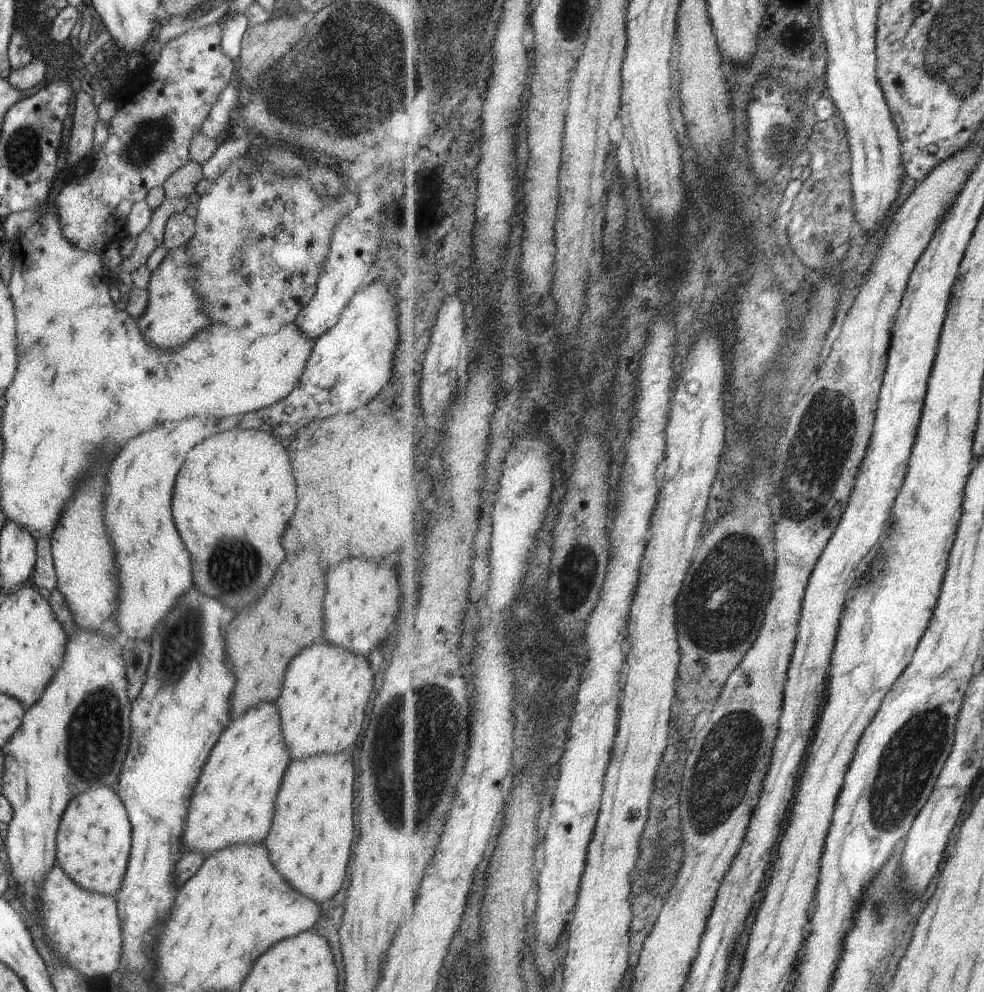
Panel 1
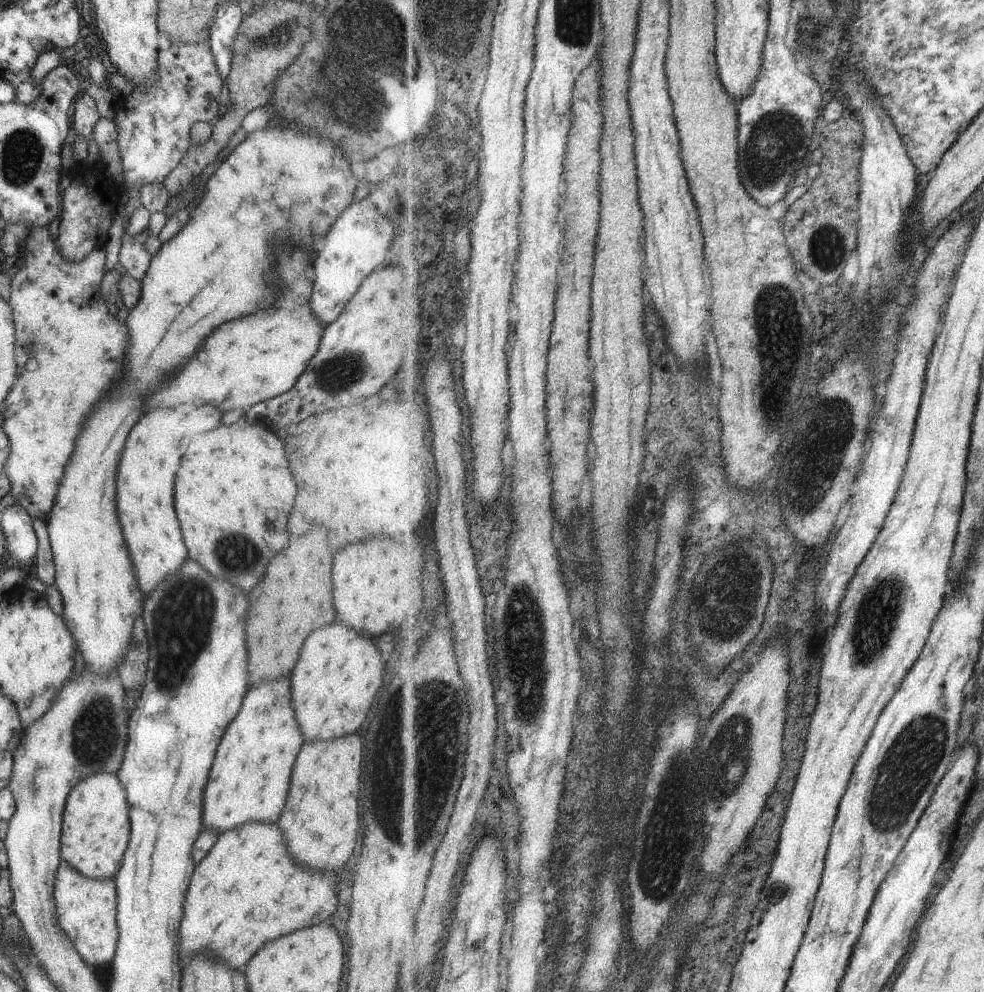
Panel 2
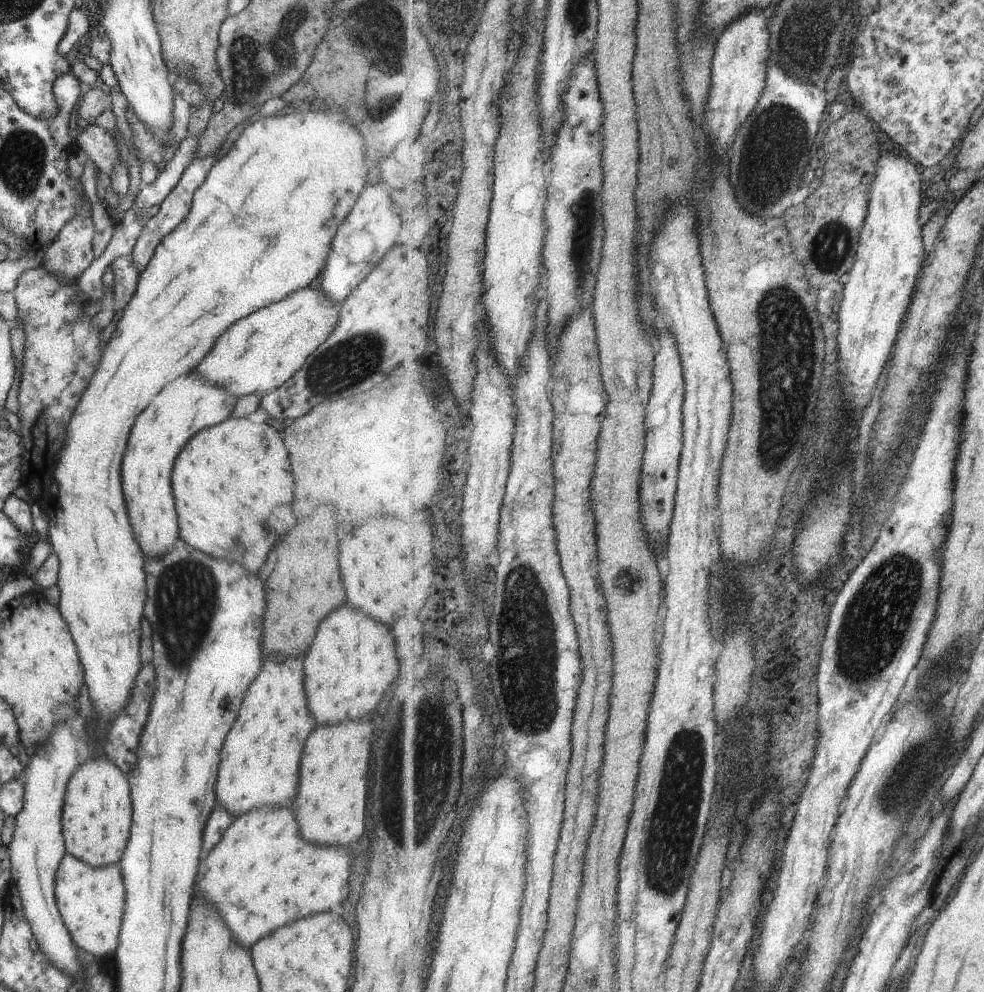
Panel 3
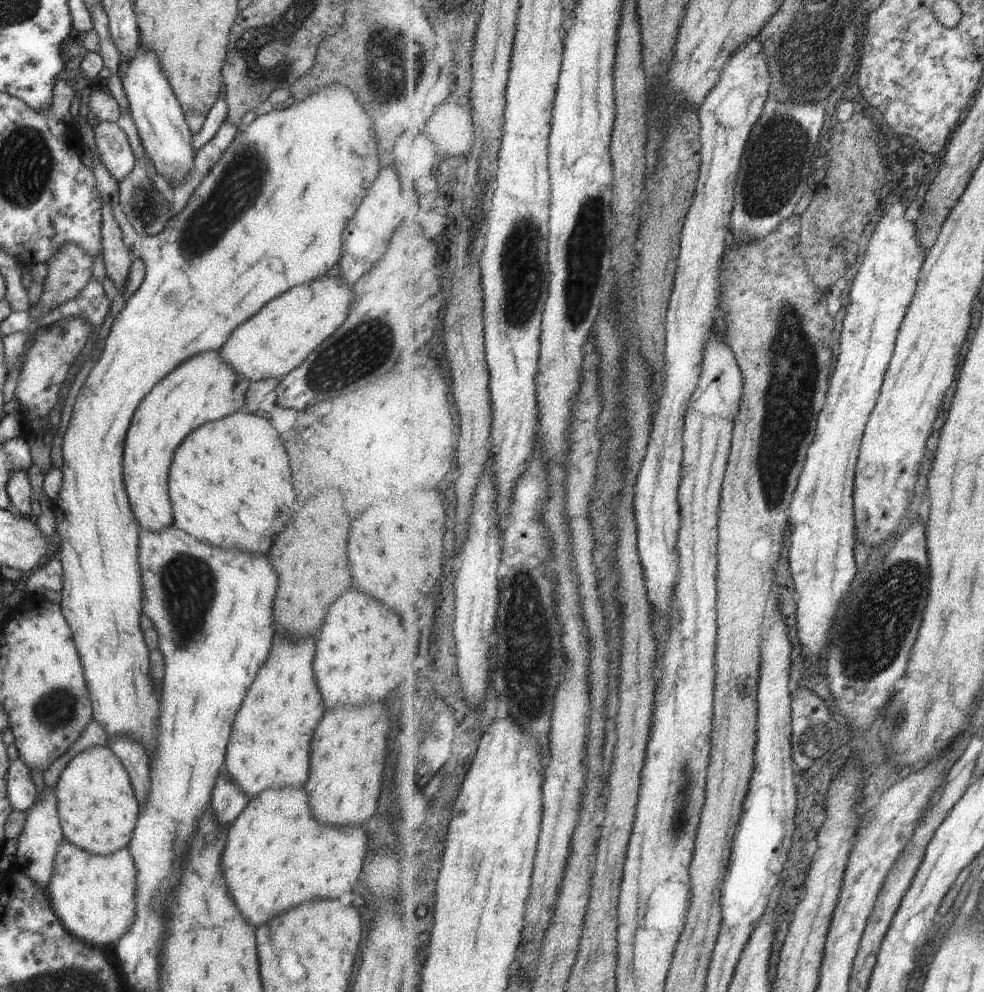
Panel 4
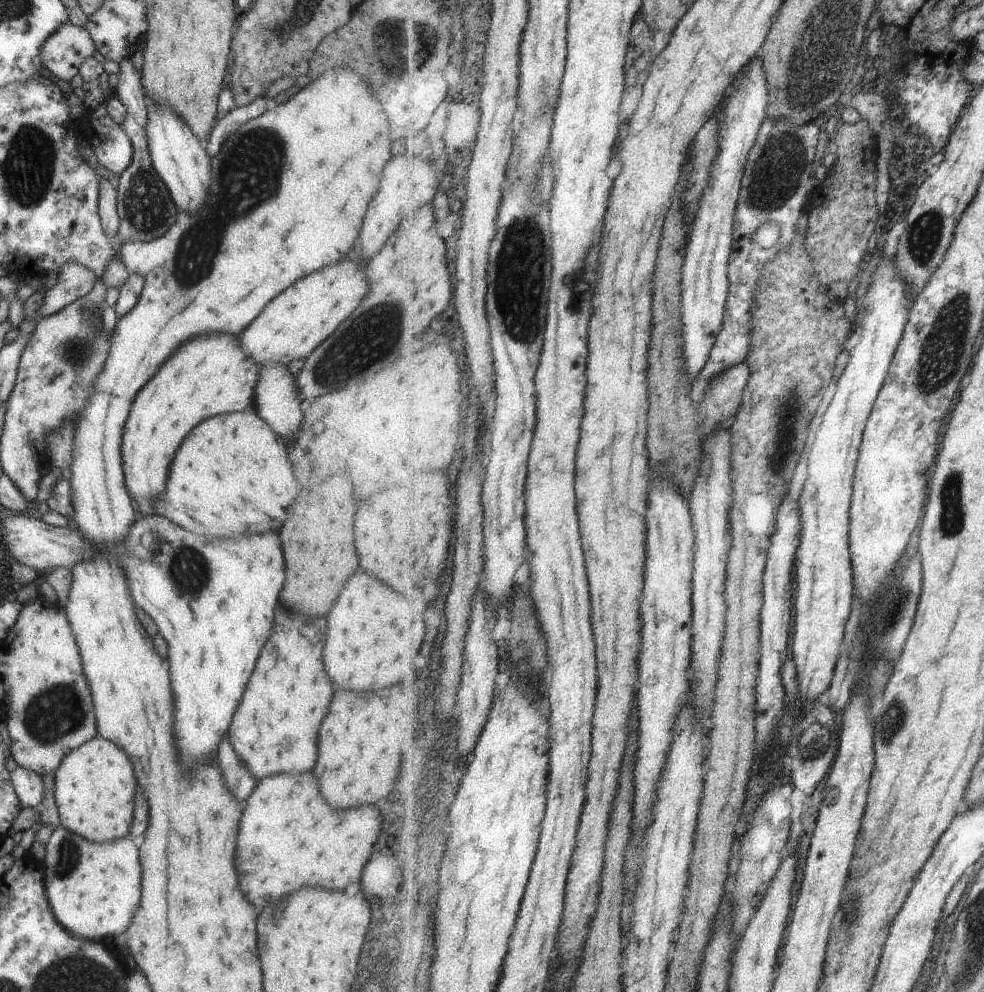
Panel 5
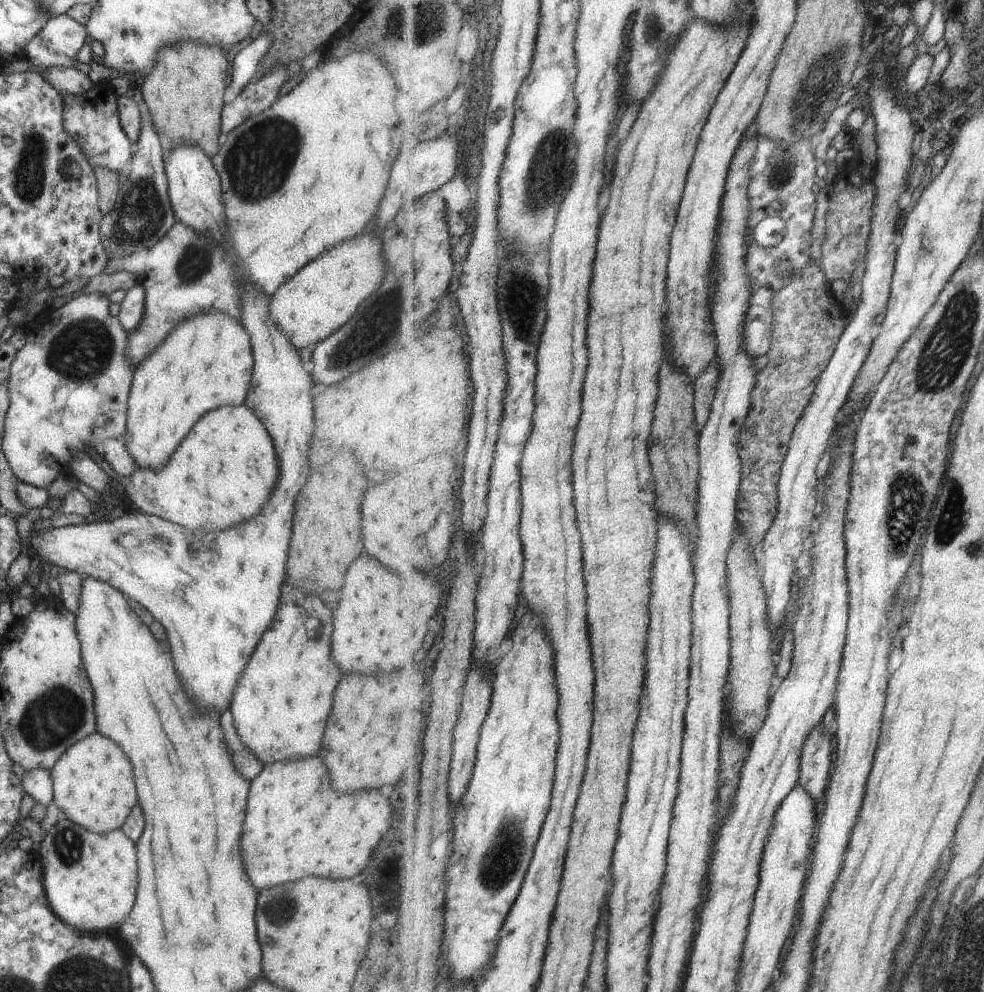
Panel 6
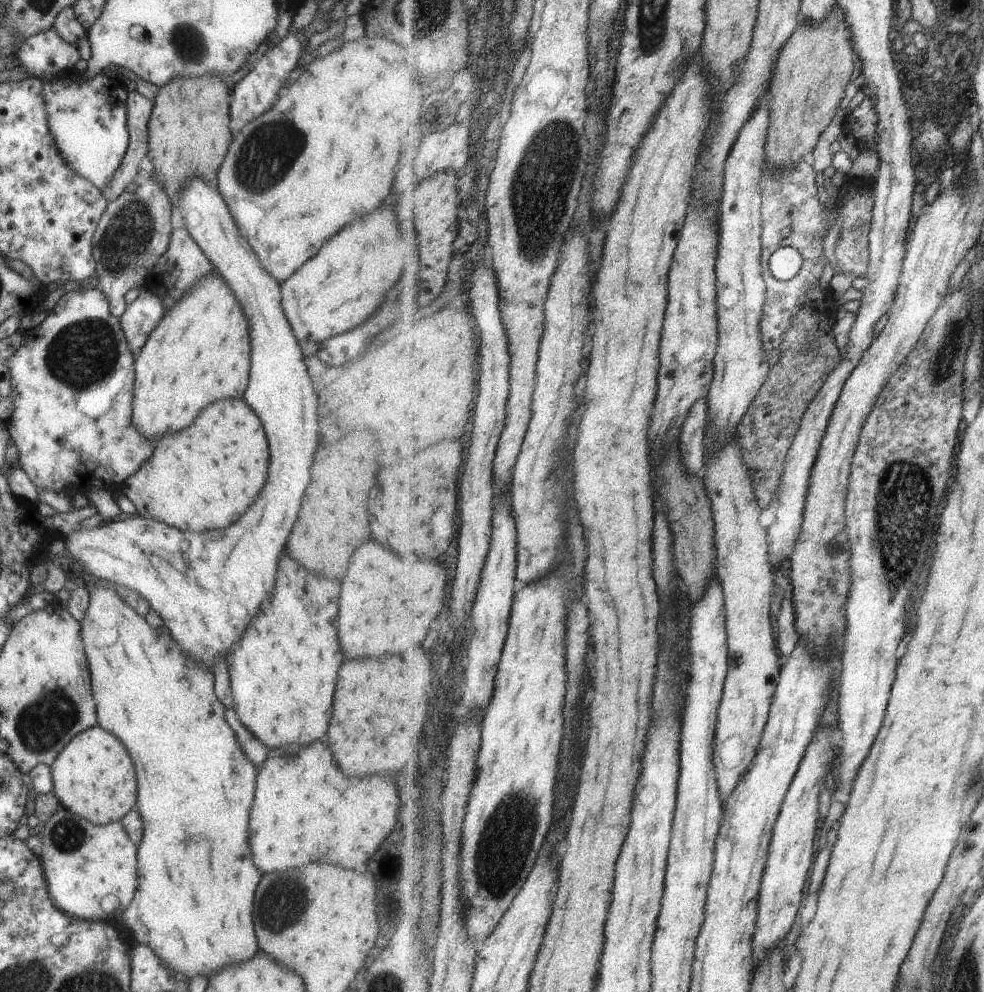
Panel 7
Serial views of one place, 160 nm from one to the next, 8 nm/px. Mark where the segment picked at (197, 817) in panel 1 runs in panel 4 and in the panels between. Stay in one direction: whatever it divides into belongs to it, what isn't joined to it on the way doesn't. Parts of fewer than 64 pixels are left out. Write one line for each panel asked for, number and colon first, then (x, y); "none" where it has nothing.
2: (248, 779)
3: (259, 762)
4: (269, 744)

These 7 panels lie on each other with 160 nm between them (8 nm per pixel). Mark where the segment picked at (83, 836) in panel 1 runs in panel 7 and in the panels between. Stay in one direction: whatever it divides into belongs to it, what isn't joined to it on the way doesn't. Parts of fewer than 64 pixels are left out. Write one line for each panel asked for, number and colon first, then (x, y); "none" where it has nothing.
2: (94, 827)
3: (96, 812)
4: (96, 808)
5: (94, 787)
6: (93, 786)
7: (92, 776)

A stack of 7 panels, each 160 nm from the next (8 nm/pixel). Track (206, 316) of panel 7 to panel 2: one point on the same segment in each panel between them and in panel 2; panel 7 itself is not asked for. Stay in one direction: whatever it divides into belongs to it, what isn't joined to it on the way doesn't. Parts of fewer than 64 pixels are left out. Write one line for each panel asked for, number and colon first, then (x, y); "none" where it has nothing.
2: (151, 455)
3: (187, 404)
4: (204, 388)
5: (209, 374)
6: (205, 362)

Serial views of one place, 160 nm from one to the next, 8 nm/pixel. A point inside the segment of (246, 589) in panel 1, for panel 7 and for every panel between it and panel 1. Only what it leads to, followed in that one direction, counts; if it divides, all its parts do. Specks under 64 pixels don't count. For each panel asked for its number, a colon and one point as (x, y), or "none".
2: (232, 492)
3: (226, 481)
4: (228, 471)
5: (230, 471)
6: (223, 471)
7: (204, 477)

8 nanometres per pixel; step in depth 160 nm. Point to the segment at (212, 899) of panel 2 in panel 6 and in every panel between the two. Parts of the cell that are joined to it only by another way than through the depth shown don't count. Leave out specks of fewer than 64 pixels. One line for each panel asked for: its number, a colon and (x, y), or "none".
3: (261, 851)
4: (276, 855)
5: (288, 836)
6: (295, 824)

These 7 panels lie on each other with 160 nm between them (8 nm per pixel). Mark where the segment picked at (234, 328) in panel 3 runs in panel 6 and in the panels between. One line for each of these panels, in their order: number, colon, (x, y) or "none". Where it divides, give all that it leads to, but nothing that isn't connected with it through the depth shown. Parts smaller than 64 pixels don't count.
4: (277, 338)
5: (302, 315)
6: (322, 296)

